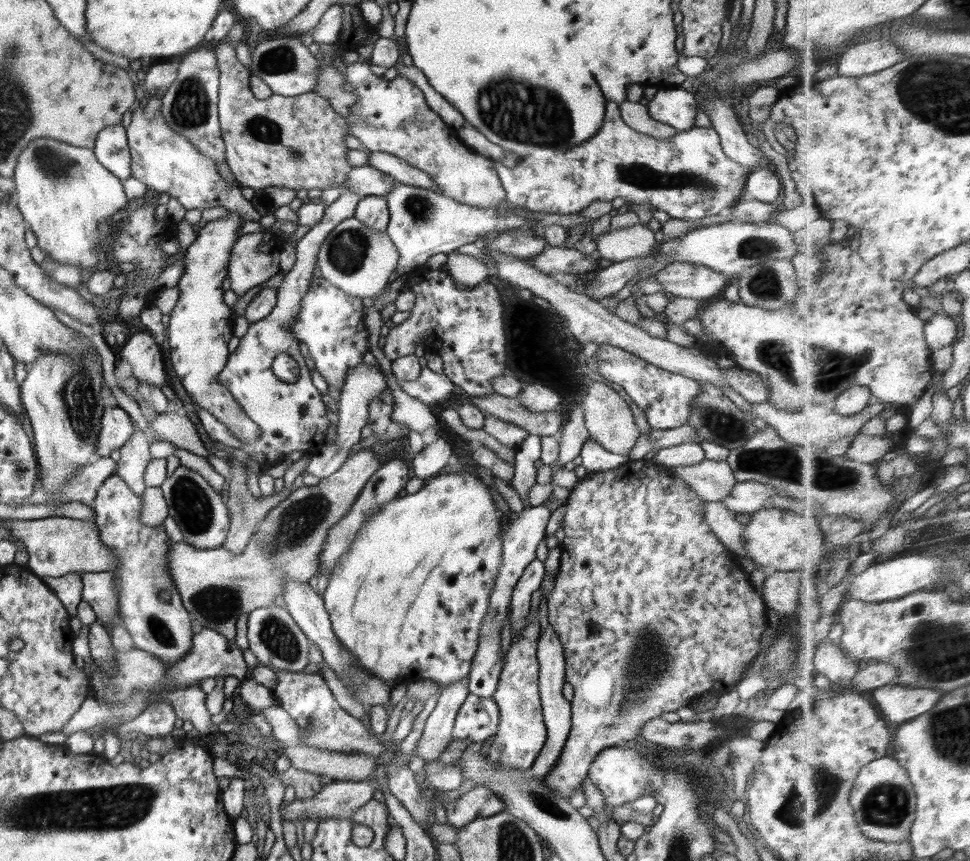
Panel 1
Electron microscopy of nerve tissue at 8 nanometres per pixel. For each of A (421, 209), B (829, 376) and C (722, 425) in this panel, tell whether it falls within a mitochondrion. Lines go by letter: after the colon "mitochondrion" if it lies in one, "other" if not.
A: mitochondrion
B: mitochondrion
C: mitochondrion

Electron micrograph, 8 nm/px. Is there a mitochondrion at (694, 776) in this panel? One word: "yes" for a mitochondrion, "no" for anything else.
no

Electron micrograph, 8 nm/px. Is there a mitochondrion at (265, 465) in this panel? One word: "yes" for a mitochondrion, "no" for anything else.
no

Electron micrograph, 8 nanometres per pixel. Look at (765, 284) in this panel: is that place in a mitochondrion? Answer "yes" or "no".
yes

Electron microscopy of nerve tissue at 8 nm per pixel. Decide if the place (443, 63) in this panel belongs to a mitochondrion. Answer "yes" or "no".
no

